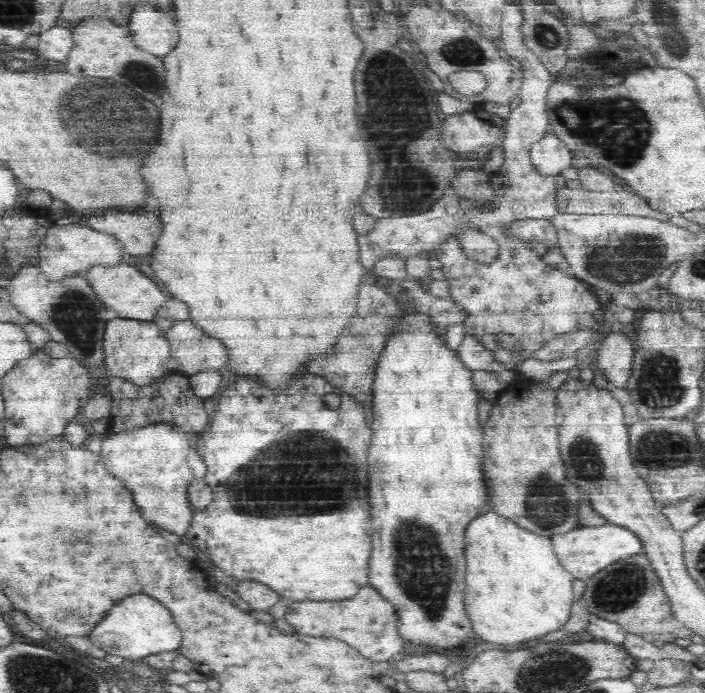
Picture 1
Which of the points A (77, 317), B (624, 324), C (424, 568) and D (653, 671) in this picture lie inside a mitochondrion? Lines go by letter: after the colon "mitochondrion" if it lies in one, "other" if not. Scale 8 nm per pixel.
A: mitochondrion
B: other
C: mitochondrion
D: other

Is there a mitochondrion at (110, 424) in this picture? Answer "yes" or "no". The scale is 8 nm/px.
no

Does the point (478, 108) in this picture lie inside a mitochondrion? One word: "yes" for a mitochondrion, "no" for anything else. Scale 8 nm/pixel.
no

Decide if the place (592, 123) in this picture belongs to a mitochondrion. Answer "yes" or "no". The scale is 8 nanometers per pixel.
yes

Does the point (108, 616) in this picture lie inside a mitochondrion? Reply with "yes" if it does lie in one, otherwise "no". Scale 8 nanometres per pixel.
no

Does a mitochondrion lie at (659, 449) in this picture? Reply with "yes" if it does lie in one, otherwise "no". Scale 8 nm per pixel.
yes

